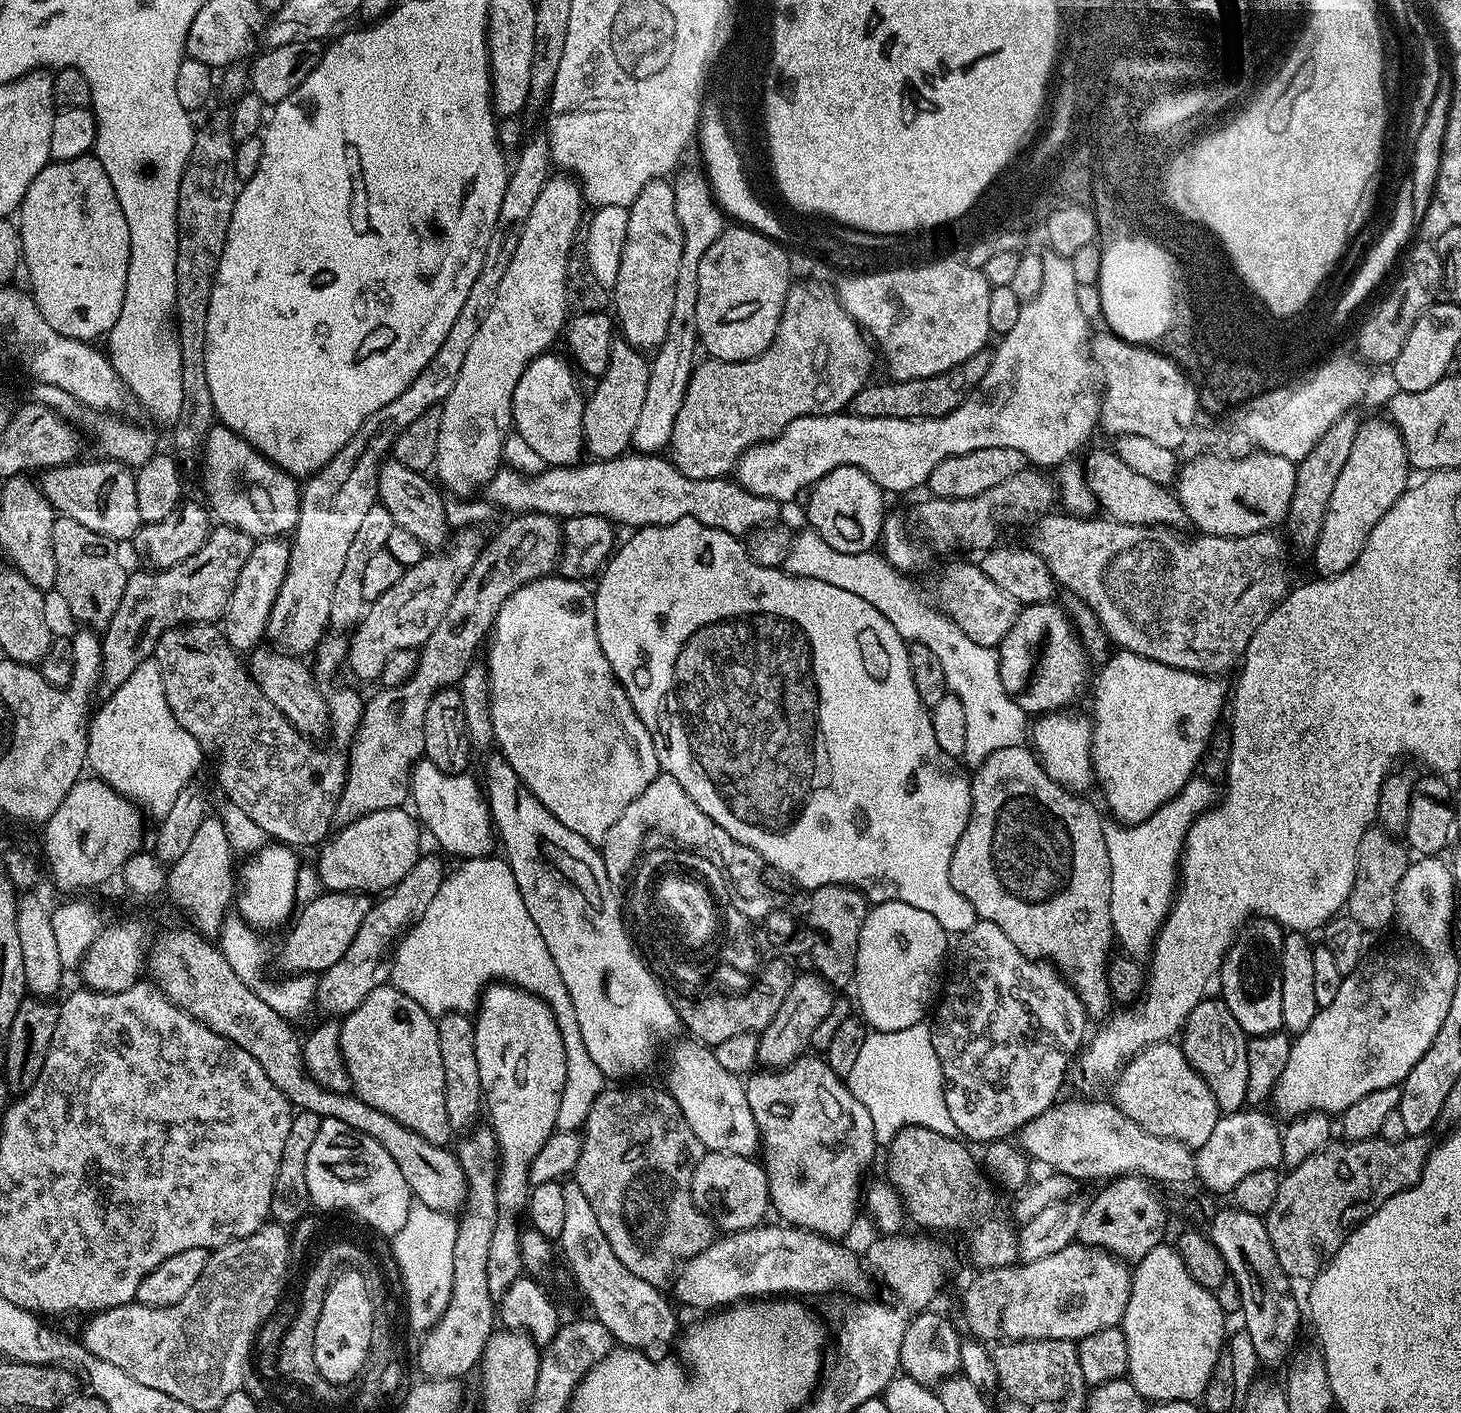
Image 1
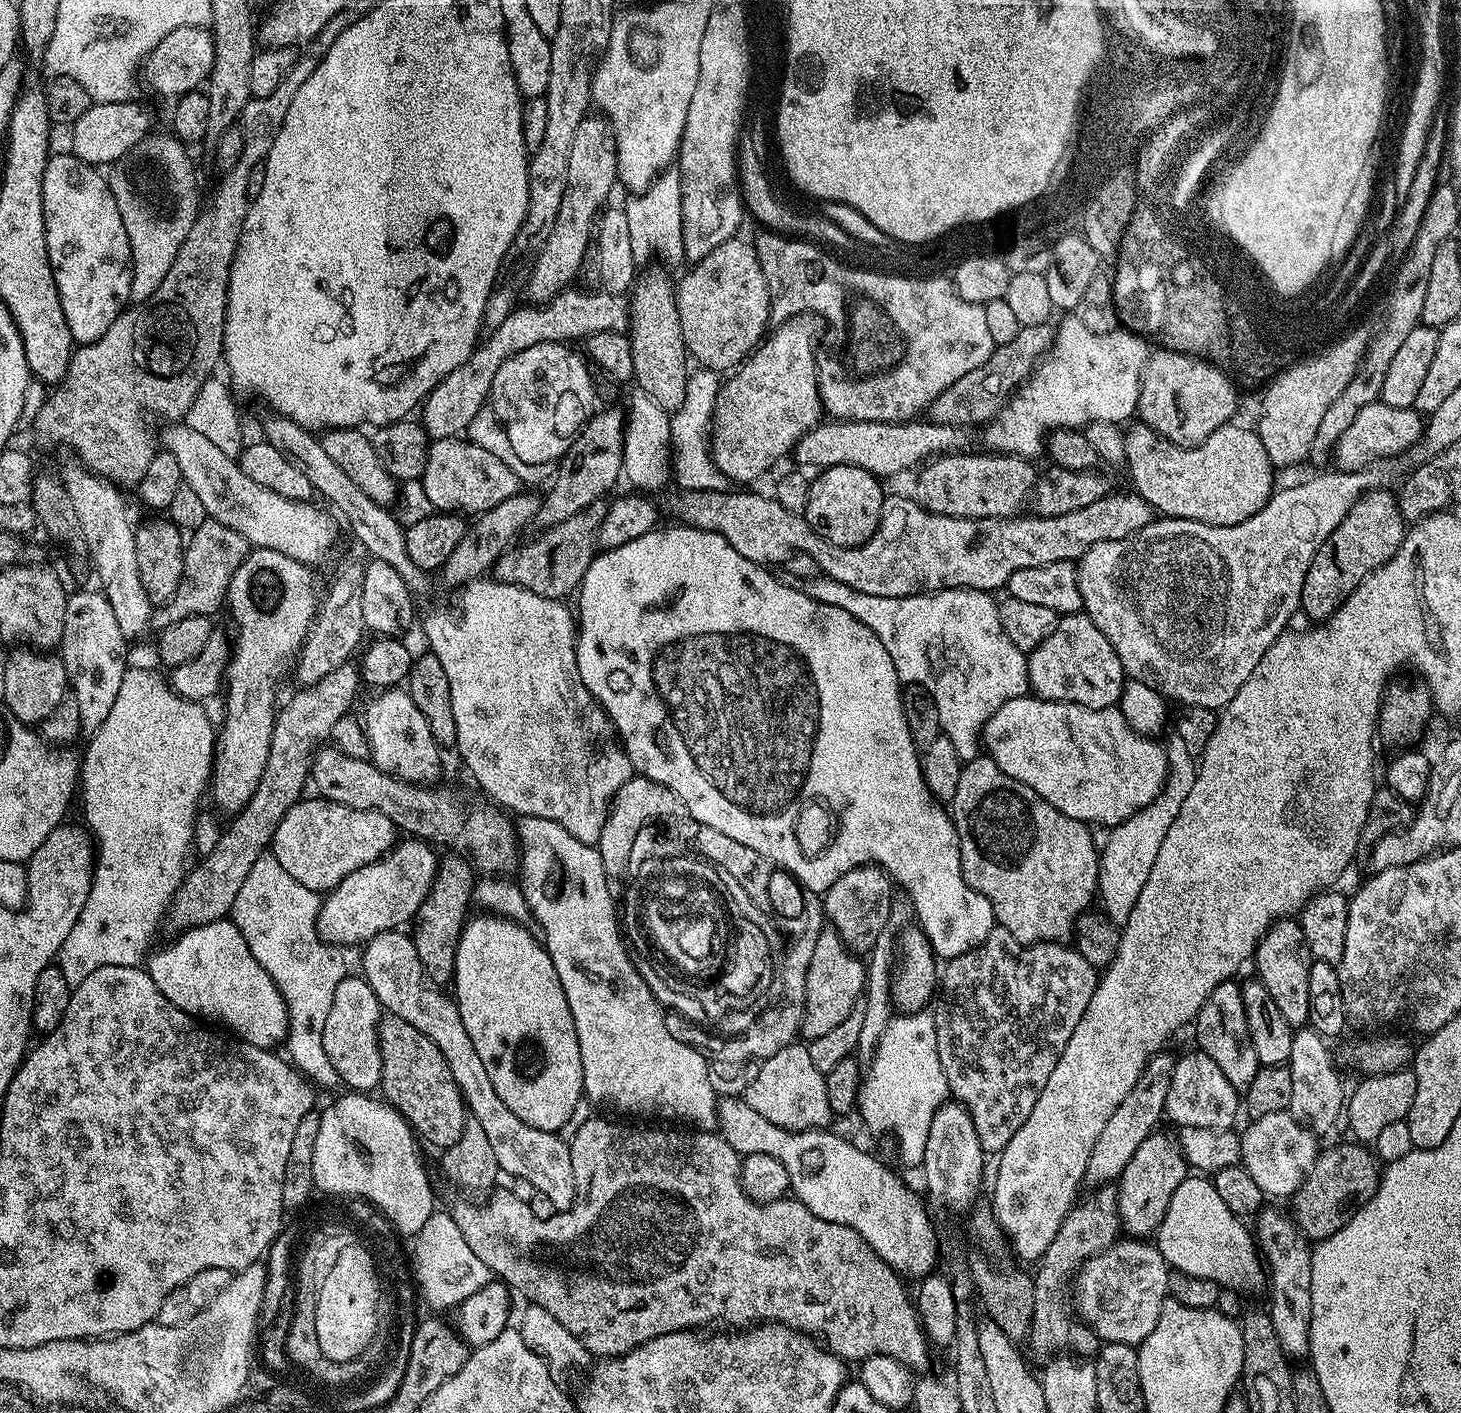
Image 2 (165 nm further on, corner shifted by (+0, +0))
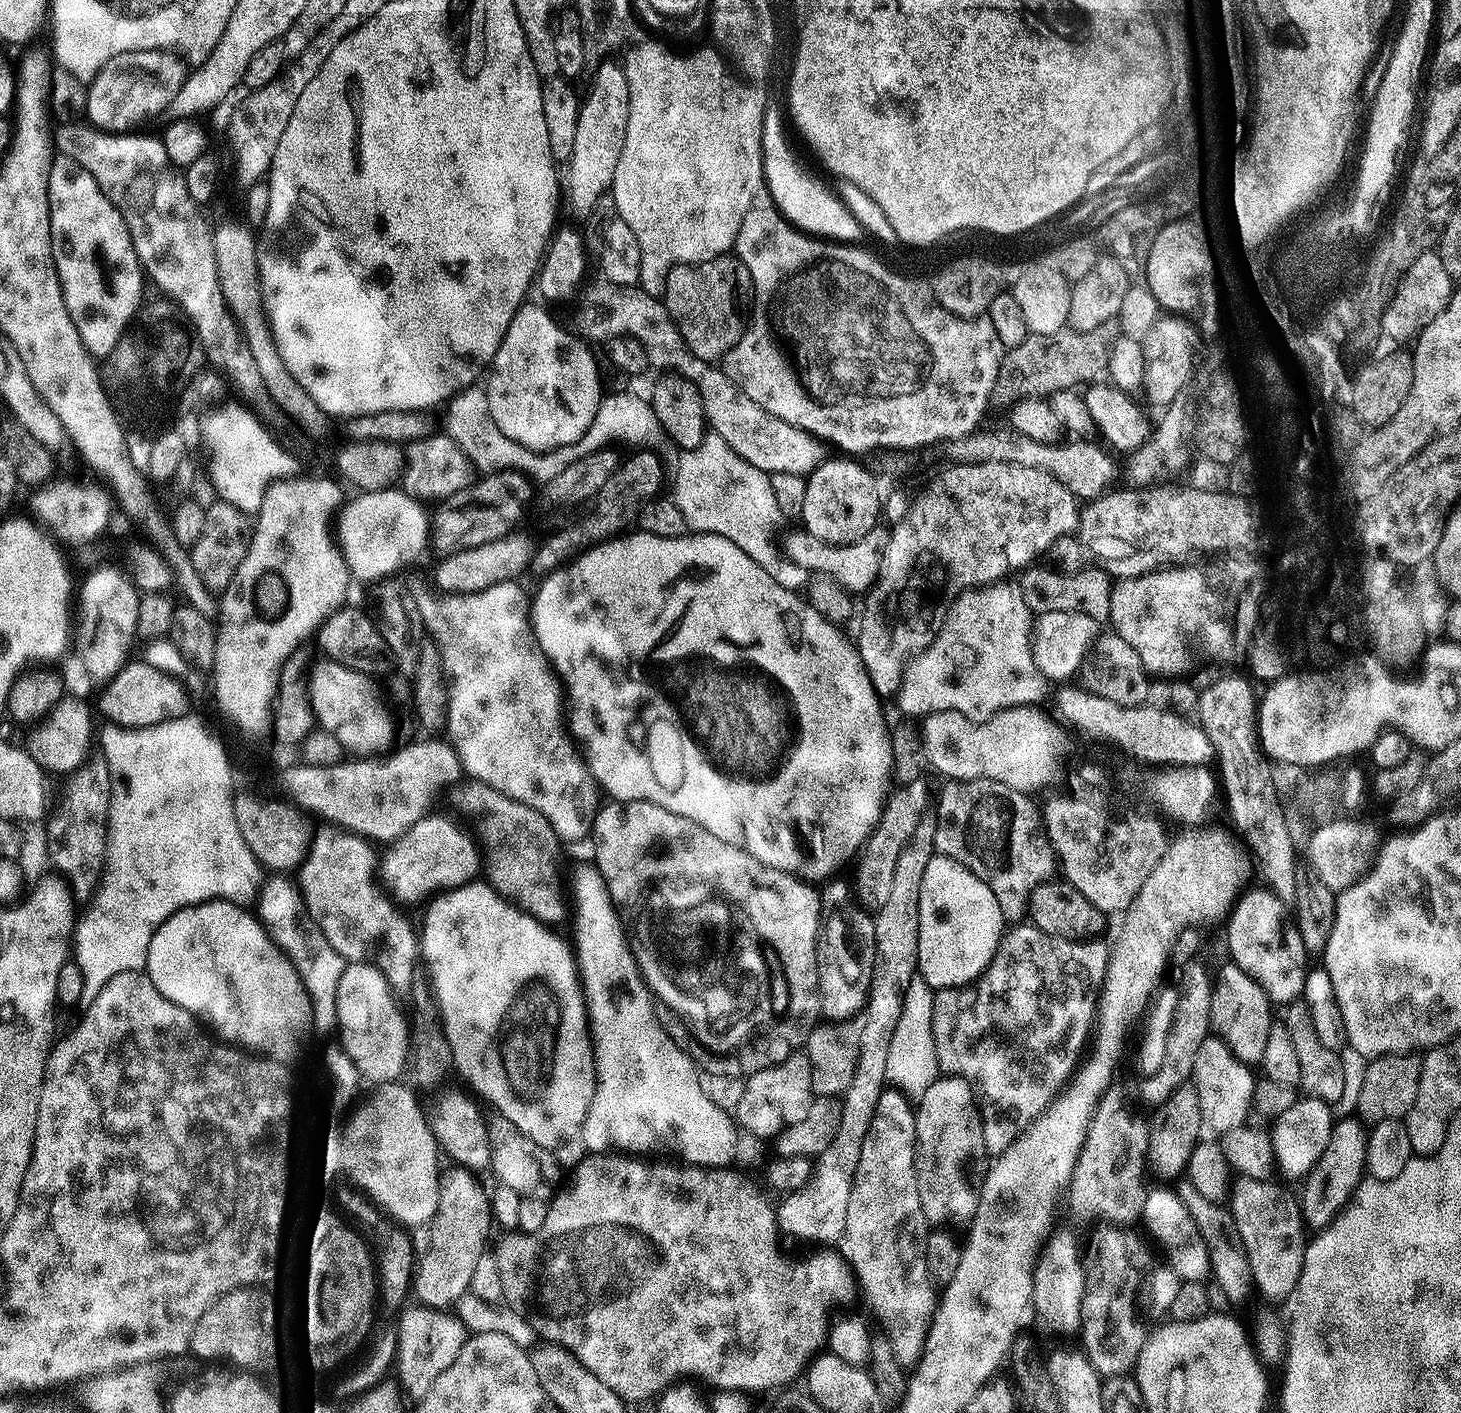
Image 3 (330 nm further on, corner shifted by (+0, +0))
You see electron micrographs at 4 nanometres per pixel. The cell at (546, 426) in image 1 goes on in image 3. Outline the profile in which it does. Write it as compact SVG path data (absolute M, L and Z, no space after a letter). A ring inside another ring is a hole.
M525 302L514 314L496 356L492 359L487 373L486 391L490 414L506 438L518 442L531 452L553 452L555 448L578 442L578 438L586 434L600 405L602 387L593 349L571 331L564 332L563 326L543 308L543 303L540 304Z

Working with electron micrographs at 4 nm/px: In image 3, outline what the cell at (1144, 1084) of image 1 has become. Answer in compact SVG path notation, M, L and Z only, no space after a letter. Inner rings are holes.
M1209 1034L1199 1047L1190 1084L1198 1094L1201 1121L1207 1127L1209 1124L1216 1134L1245 1127L1247 1120L1244 1119L1249 1119L1252 1110L1252 1072L1253 1069L1249 1065L1242 1064L1238 1058L1234 1058L1234 1054L1215 1034Z

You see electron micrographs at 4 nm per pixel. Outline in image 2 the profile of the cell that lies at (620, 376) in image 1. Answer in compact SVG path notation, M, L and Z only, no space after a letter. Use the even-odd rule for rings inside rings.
M608 406L600 410L604 412L597 411L581 428L575 442L569 446L568 453L560 457L551 481L552 489L549 490L548 497L543 497L534 521L537 529L550 530L555 524L569 523L572 516L578 514L578 510L590 506L595 500L604 500L607 492L616 483L621 483L626 416L618 409L616 406Z

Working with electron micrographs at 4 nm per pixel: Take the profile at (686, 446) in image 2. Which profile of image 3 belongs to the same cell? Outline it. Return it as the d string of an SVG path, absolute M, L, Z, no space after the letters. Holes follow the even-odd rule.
M709 431L701 437L696 447L681 451L679 455L680 461L676 464L676 485L673 486L671 495L678 510L682 510L682 518L686 518L689 529L693 533L709 532L722 538L730 538L730 542L734 542L738 550L746 550L746 554L750 554L750 558L754 558L754 562L758 562L758 566L762 566L762 570L766 570L766 574L770 574L774 582L784 588L803 589L806 584L804 569L790 562L783 551L777 547L775 549L768 541L768 531L775 526L776 520L781 519L778 502L774 502L774 492L770 490L769 473L758 470L758 466L750 466L750 462L734 454L734 450L730 450L730 446L726 446L726 442L722 442L720 435L714 431Z

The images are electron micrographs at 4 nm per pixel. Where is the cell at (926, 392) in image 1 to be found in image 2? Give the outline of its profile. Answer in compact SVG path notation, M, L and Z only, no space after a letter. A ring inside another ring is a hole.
M1051 323L1021 327L1020 333L1011 342L993 347L990 358L982 366L962 374L954 386L946 386L938 398L926 410L927 419L934 424L945 424L951 428L967 429L968 424L983 426L1000 412L1009 396L1027 380L1032 369L1044 353L1052 346L1054 328Z

